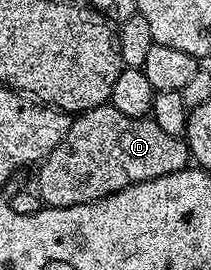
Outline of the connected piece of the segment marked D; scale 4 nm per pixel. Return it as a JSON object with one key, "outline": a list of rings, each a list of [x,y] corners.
{"outline":[[[107,104],[82,111],[71,121],[60,144],[39,165],[36,189],[45,207],[74,207],[112,195],[132,183],[183,170],[189,162],[183,137],[169,135],[151,118],[125,116]]]}

